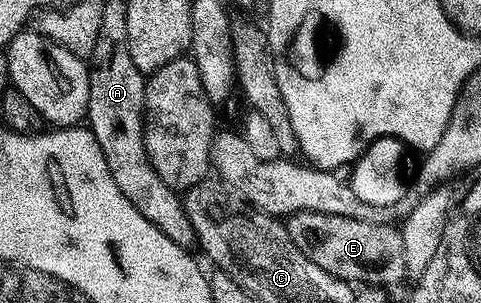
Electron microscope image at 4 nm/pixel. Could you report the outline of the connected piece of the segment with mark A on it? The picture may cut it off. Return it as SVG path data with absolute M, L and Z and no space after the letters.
M104 27L96 41L94 54L88 59L90 71L90 98L86 108L85 120L88 128L96 135L100 149L104 151L104 159L108 159L108 171L112 171L112 179L116 179L116 187L124 191L124 199L148 219L172 243L184 250L195 244L192 223L186 214L183 198L173 189L169 189L156 175L150 166L144 143L144 106L146 104L147 78L132 63L132 55L125 44L118 43L113 49L110 46L110 29Z

